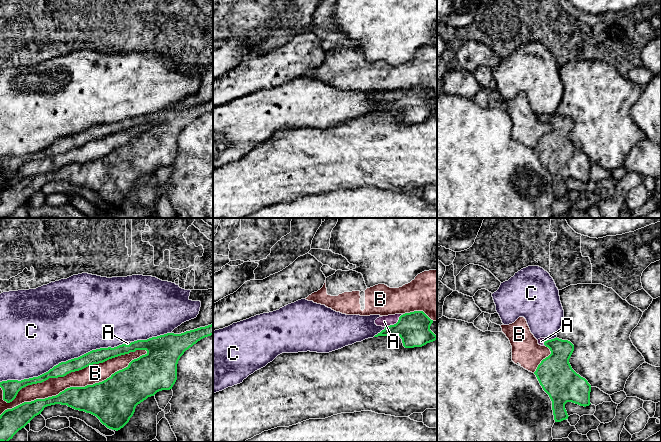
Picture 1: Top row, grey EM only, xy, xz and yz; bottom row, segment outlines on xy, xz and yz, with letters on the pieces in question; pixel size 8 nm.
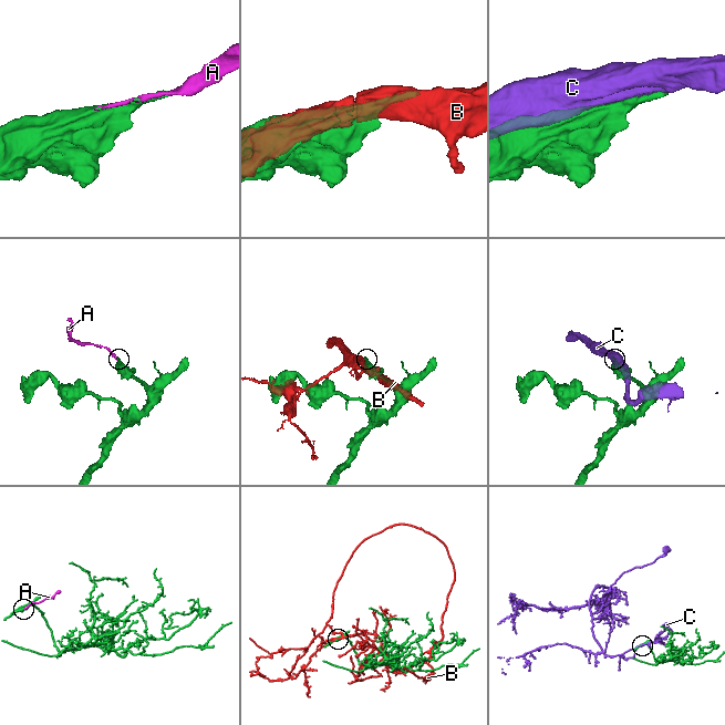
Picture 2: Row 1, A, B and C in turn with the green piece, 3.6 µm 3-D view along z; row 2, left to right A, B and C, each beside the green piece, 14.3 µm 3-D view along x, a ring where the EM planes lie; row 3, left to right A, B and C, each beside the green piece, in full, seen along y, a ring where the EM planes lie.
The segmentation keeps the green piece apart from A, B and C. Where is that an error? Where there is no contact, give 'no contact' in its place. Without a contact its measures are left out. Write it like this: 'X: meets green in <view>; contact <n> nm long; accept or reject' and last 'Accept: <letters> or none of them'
A: meets green in xz; contact 190 nm long; accept
B: meets green in xy; contact 1300 nm long; reject
C: meets green in xy; contact 1050 nm long; reject
Accept: A

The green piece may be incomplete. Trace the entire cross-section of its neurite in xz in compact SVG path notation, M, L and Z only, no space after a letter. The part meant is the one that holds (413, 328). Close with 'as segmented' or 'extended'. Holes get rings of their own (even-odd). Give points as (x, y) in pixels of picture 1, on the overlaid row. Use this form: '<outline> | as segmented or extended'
M423 311L382 316L375 320L375 324L385 329L374 337L399 336L405 348L422 347L437 340L430 330L432 323Z | extended

